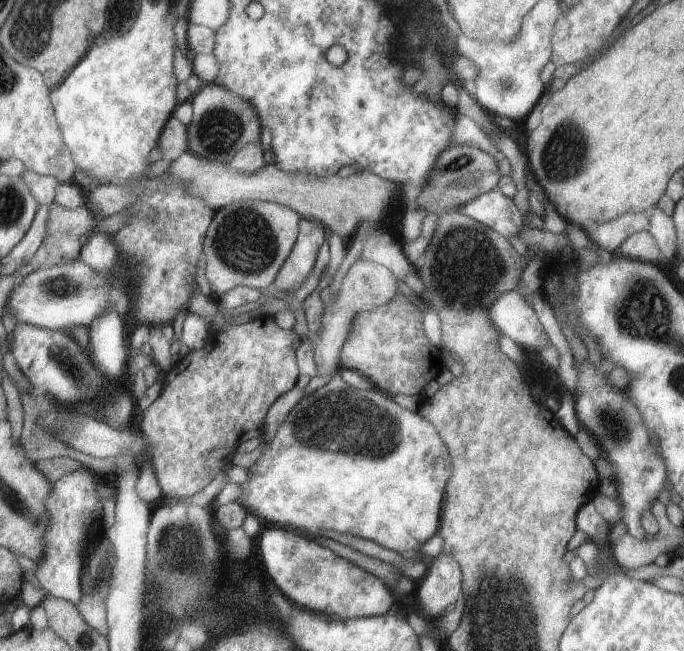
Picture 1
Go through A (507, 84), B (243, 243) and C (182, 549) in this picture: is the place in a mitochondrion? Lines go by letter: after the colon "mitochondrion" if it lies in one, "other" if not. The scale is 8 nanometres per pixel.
A: mitochondrion
B: mitochondrion
C: mitochondrion

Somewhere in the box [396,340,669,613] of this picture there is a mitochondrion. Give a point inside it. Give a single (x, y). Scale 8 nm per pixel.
(616, 426)

